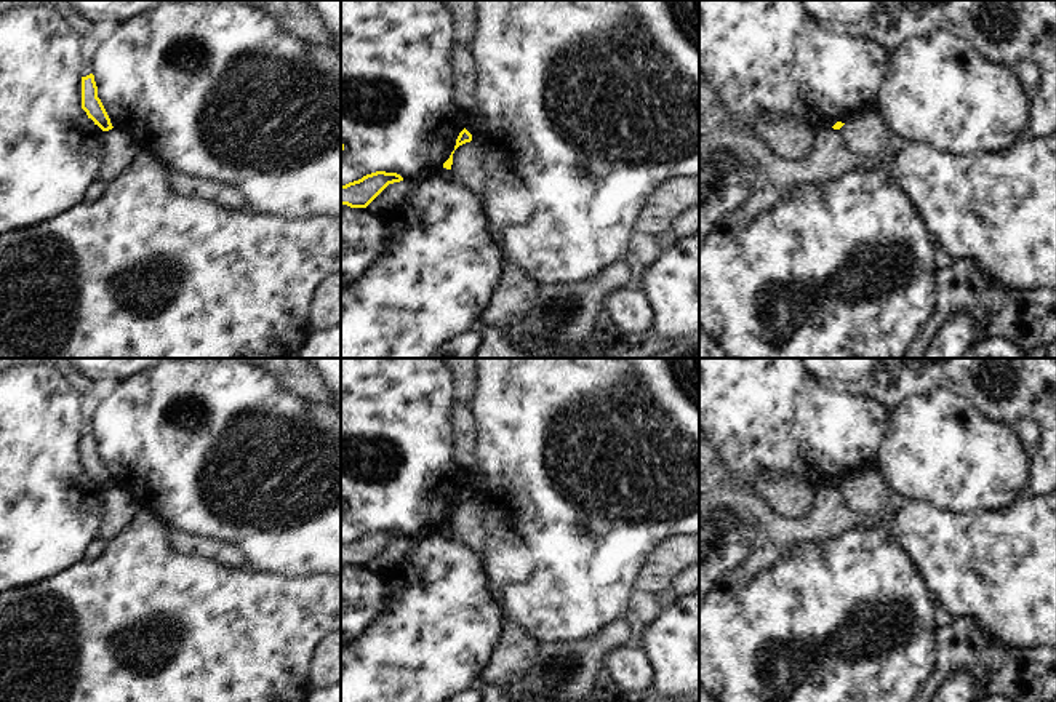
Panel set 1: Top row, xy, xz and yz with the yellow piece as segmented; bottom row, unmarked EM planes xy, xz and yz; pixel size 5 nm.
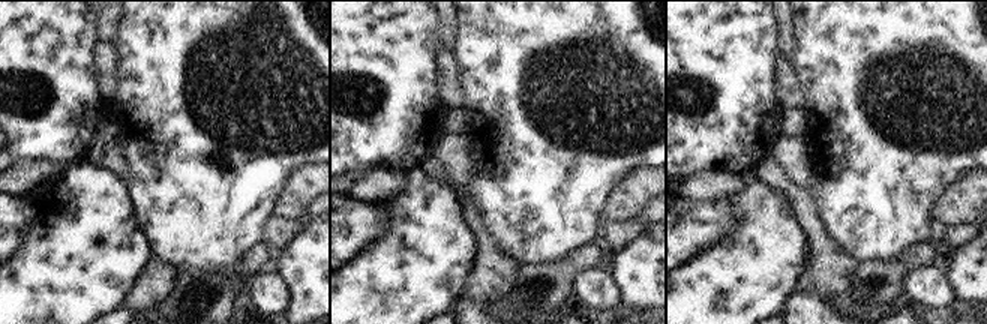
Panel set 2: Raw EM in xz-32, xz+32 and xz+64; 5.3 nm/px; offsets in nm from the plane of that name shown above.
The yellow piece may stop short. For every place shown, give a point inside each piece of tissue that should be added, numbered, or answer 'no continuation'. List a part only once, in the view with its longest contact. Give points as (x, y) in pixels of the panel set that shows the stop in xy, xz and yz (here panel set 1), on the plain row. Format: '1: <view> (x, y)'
no continuation

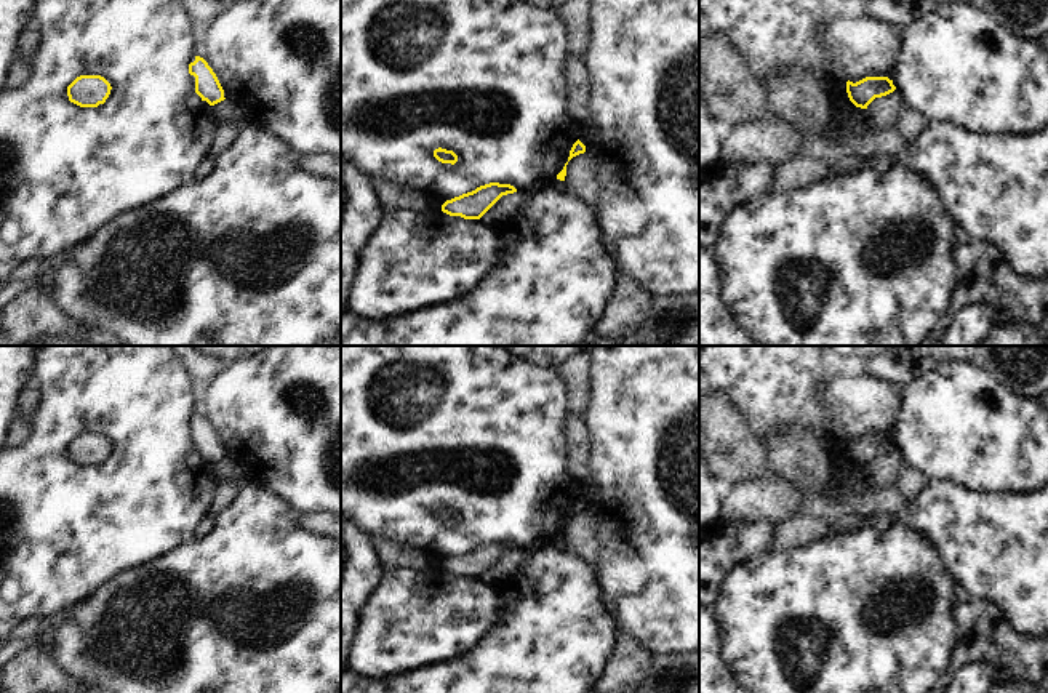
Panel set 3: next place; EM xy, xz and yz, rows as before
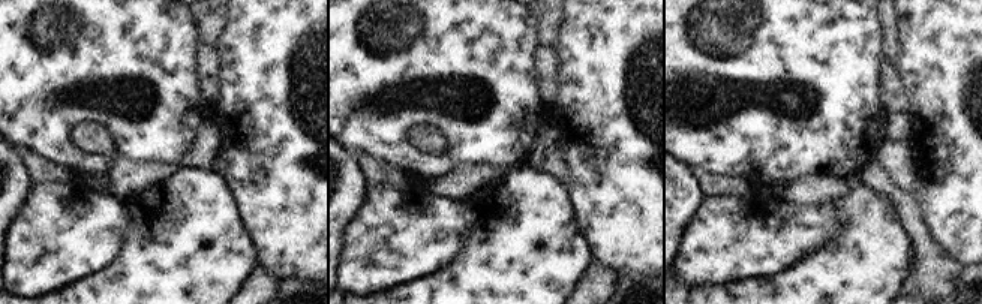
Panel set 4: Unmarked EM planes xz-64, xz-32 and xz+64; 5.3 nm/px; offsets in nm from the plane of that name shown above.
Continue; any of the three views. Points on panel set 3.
no continuation

